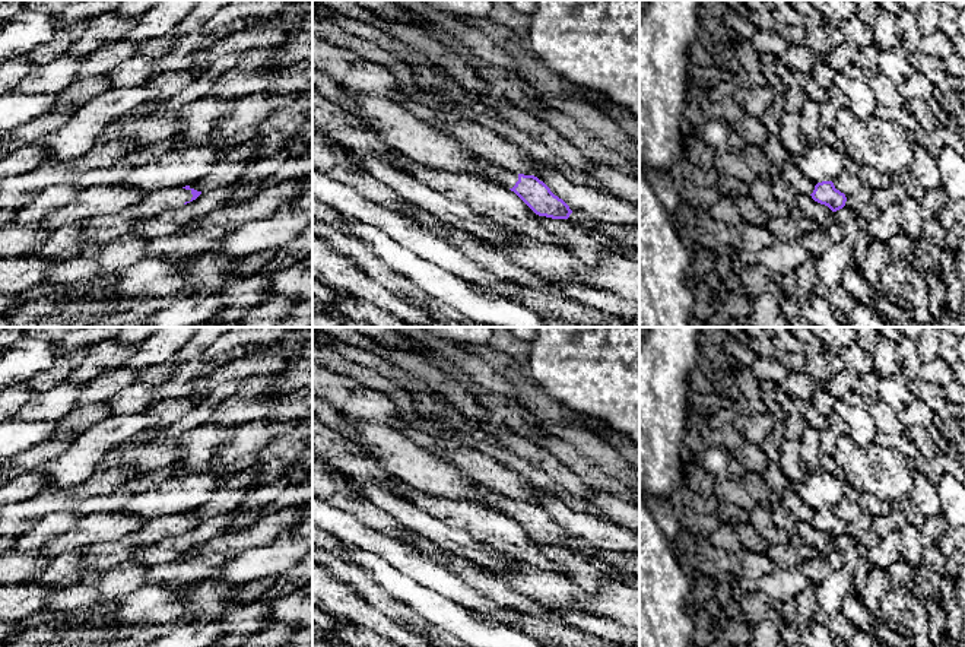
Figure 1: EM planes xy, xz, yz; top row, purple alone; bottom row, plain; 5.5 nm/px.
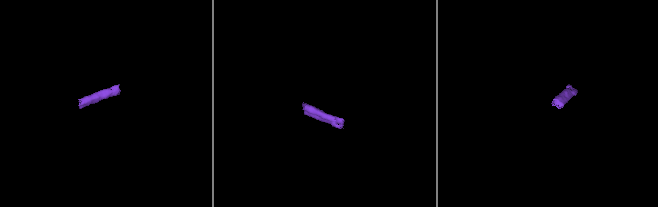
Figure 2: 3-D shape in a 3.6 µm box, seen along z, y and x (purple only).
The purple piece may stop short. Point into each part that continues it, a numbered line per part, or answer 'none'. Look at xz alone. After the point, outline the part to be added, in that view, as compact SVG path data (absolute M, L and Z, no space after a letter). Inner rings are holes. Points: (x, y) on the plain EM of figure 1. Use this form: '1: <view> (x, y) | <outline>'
1: xz (498, 503) | M485 488L479 489L477 498L482 501L483 505L508 517L512 516L518 508L518 501Z

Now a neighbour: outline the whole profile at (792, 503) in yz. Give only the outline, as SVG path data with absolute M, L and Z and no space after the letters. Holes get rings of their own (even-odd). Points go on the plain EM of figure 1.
M788 488L781 495L783 508L796 521L812 521L815 517L815 510L807 505L799 495L796 488Z

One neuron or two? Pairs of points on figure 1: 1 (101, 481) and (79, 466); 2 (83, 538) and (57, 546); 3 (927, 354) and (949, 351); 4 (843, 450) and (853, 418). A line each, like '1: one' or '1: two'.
1: two
2: one
3: one
4: two

